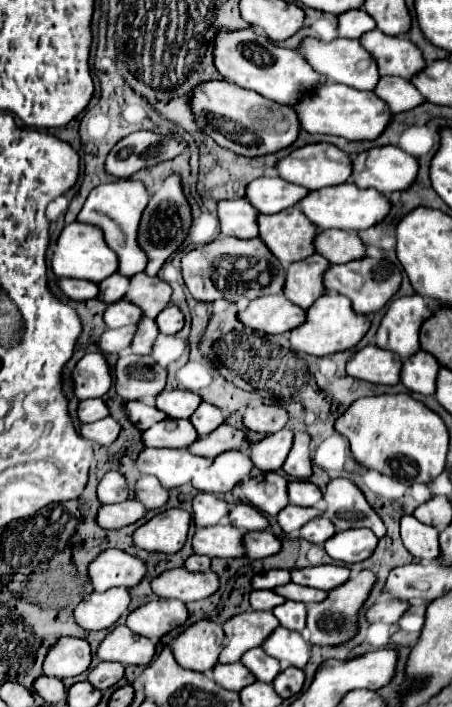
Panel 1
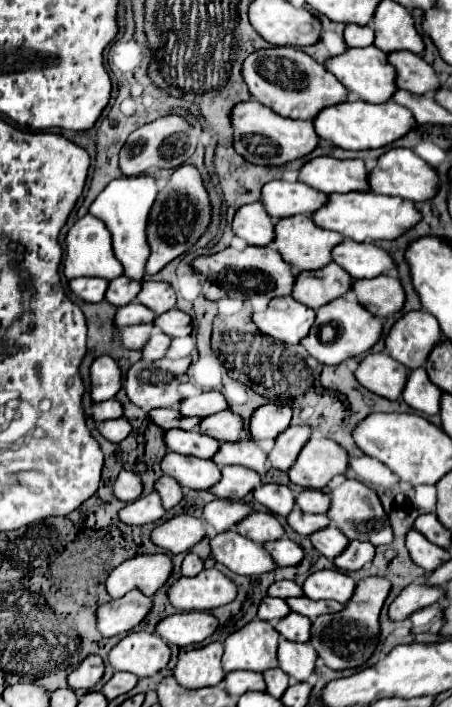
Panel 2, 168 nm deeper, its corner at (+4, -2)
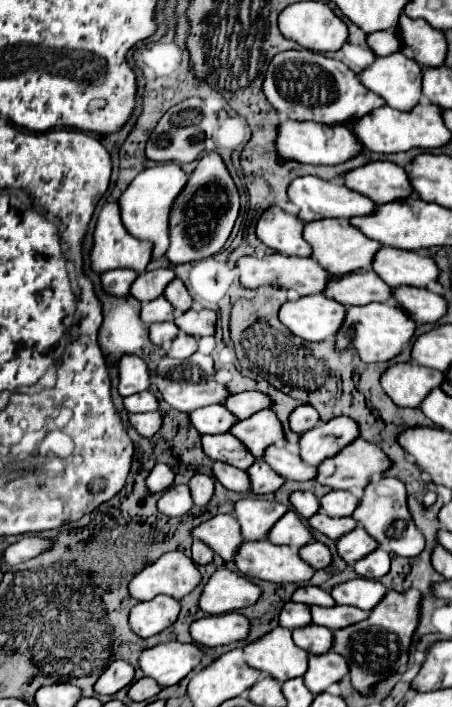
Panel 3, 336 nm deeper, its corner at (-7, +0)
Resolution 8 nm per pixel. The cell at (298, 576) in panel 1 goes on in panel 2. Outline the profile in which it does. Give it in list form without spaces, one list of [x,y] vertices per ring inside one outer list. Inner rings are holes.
[[[317,571],[307,577],[303,583],[305,597],[319,601],[319,599],[333,599],[339,603],[347,603],[353,597],[357,581],[341,571]]]

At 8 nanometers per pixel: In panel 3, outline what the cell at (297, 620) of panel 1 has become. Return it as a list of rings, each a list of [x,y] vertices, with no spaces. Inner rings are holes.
[[[316,623],[294,629],[292,637],[294,637],[294,643],[298,647],[302,647],[308,653],[316,653],[316,655],[326,653],[332,645],[332,631],[316,625]]]

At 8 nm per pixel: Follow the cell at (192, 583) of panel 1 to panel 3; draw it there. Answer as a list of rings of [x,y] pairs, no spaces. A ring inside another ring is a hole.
[[[226,567],[216,569],[200,595],[200,609],[208,615],[220,615],[228,611],[238,611],[256,603],[260,597],[260,587],[248,577],[228,571]]]

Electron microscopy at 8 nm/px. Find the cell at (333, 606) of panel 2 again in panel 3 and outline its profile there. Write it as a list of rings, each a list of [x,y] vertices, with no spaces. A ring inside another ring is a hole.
[[[334,605],[334,607],[310,607],[312,621],[318,625],[324,625],[328,629],[340,629],[344,625],[352,625],[356,621],[362,621],[368,617],[368,611],[362,611],[358,607],[350,605]]]

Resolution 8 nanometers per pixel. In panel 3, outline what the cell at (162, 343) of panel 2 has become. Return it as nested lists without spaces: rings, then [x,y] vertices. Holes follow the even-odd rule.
[[[178,333],[172,339],[172,345],[168,349],[168,357],[176,357],[176,359],[186,359],[196,351],[196,337],[190,337],[186,333]]]

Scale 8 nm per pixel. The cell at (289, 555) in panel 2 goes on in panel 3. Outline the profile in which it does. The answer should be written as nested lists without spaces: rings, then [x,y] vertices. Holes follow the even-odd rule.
[[[318,541],[300,547],[298,555],[300,555],[310,567],[314,567],[314,569],[322,569],[322,567],[330,565],[330,559],[332,559],[328,547],[322,545],[322,543],[318,543]]]

